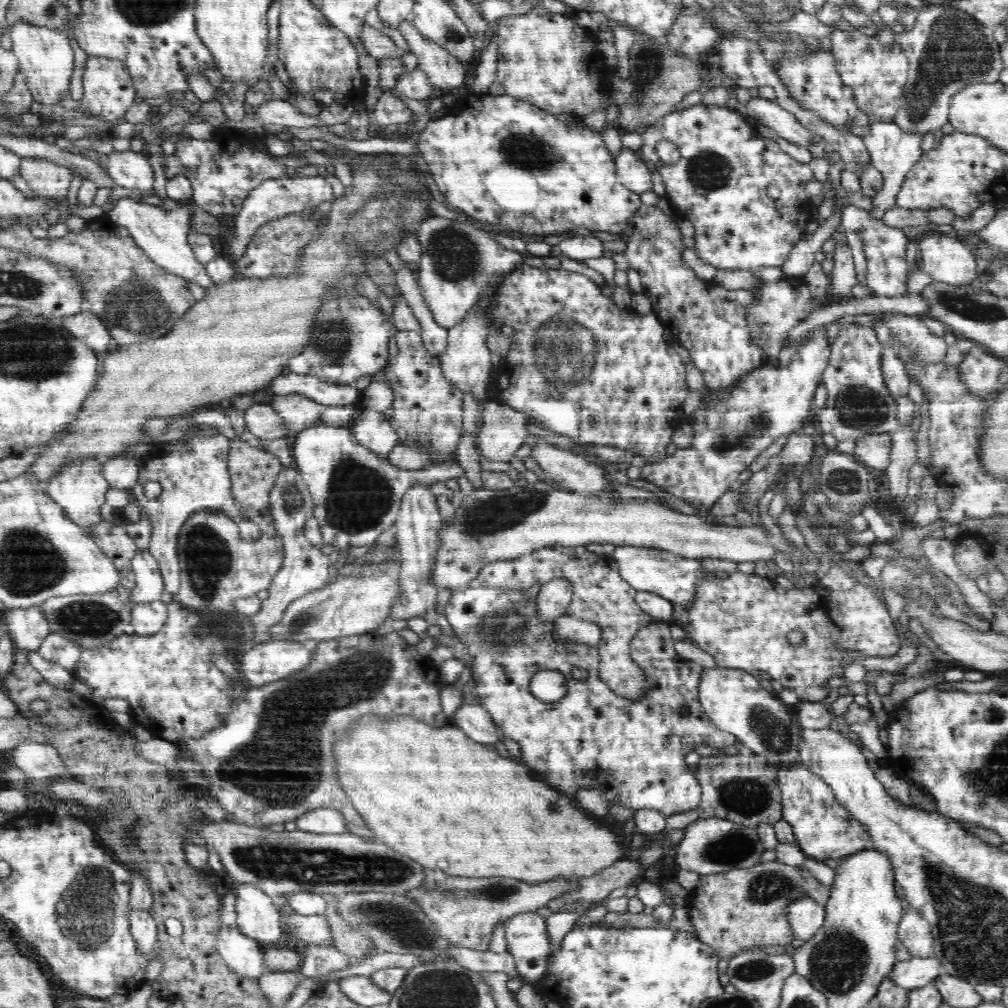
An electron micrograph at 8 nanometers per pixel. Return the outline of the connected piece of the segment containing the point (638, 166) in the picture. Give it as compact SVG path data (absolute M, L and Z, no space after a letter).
M622 147L615 158L615 171L618 183L639 196L653 190L652 174L648 166L632 150Z

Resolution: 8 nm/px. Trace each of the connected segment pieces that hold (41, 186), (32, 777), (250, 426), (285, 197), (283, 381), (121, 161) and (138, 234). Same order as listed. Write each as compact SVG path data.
M22 158L20 175L37 196L56 200L67 196L74 180L69 168L38 158Z
M22 740L13 749L9 749L9 754L12 756L12 764L22 769L28 775L29 782L35 785L33 792L43 791L58 777L69 777L57 749L48 743Z
M254 403L244 411L244 420L247 428L254 436L261 440L289 437L287 428L282 424L275 408L268 403Z
M323 173L318 176L298 176L295 178L280 178L262 182L244 200L240 212L234 219L233 230L234 236L229 240L223 249L223 253L233 263L238 258L244 256L246 248L251 244L253 234L268 220L274 218L282 218L282 216L290 216L294 212L302 212L306 208L316 208L326 200L334 199L333 190L326 181Z
M312 374L277 376L269 382L270 392L276 397L302 395L324 406L352 406L359 401L361 392L353 384L332 384Z
M116 152L108 156L108 175L116 181L116 188L139 190L145 197L154 189L154 170L141 153Z
M119 198L115 207L108 212L110 220L128 229L135 244L144 251L146 256L156 265L165 268L176 276L188 281L196 282L198 286L206 288L213 285L206 267L195 258L194 252L188 243L190 221L194 212L194 201L183 203L171 211L164 211L159 206L139 203L132 198Z

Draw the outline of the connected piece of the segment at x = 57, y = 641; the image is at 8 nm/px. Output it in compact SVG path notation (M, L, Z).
M49 634L40 647L39 652L42 659L64 668L74 676L75 667L82 652L82 649L75 642L64 639L62 635Z

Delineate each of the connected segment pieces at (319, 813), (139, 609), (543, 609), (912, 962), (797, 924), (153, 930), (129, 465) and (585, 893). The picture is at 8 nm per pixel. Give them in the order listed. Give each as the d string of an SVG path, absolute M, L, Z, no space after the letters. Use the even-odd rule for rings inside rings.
M320 807L295 820L298 830L316 834L342 834L346 830L343 814L334 808Z
M161 600L139 605L131 611L131 629L136 637L152 637L158 634L167 620L168 606Z
M563 578L550 580L541 587L537 596L538 619L554 623L567 612L572 600L572 585Z
M933 955L928 958L912 957L909 960L898 961L887 978L896 986L906 988L909 991L932 983L940 976L940 961Z
M808 895L788 903L785 913L796 940L810 940L825 921L825 907Z
M129 910L128 914L130 932L134 942L137 942L137 953L145 954L150 958L157 944L158 927L150 910Z
M122 454L106 460L102 472L111 487L128 489L138 482L140 464L140 458L135 454Z
M628 858L618 860L598 875L578 879L577 889L547 902L547 907L552 912L562 912L562 908L566 904L572 904L572 902L578 902L578 900L600 902L612 890L616 890L620 886L627 887L631 882L638 880L640 871L642 871L642 867L638 861L630 861Z

